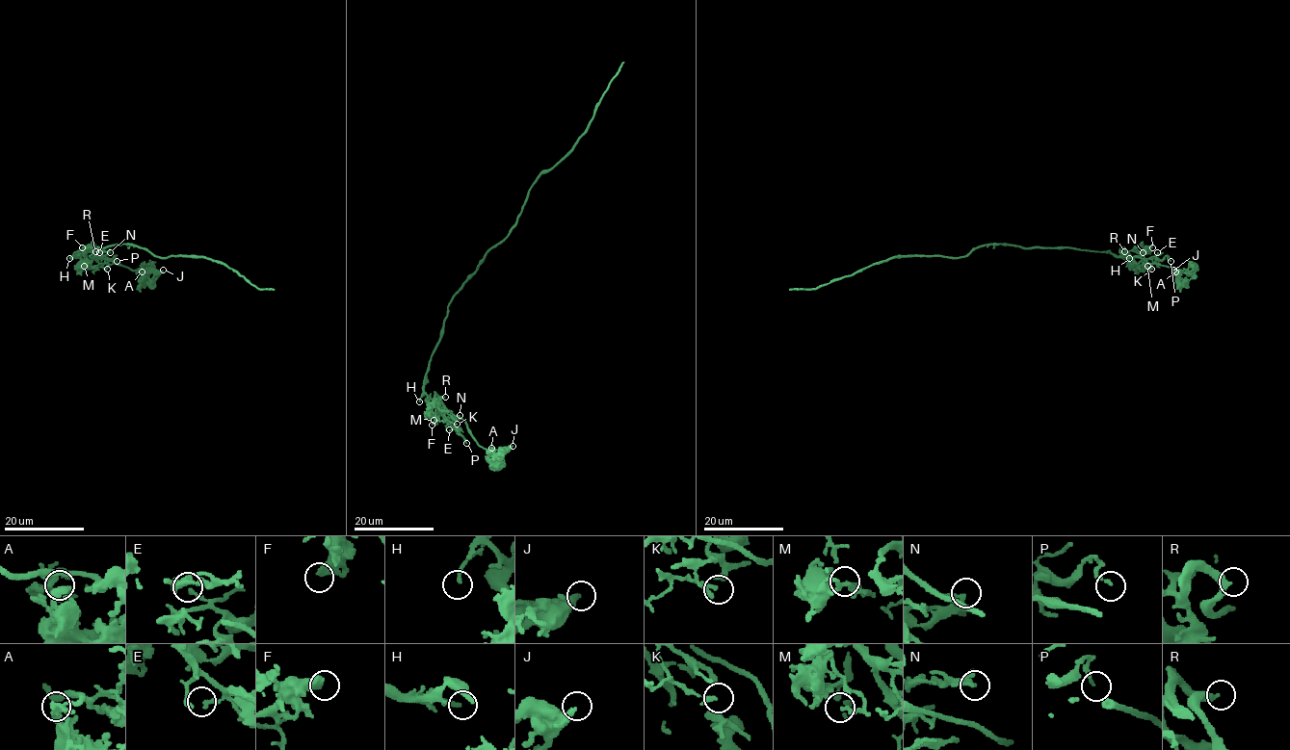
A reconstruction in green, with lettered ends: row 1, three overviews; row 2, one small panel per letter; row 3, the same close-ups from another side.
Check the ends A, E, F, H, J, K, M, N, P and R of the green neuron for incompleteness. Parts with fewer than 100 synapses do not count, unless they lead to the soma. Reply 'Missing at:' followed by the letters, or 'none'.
Missing at: none

